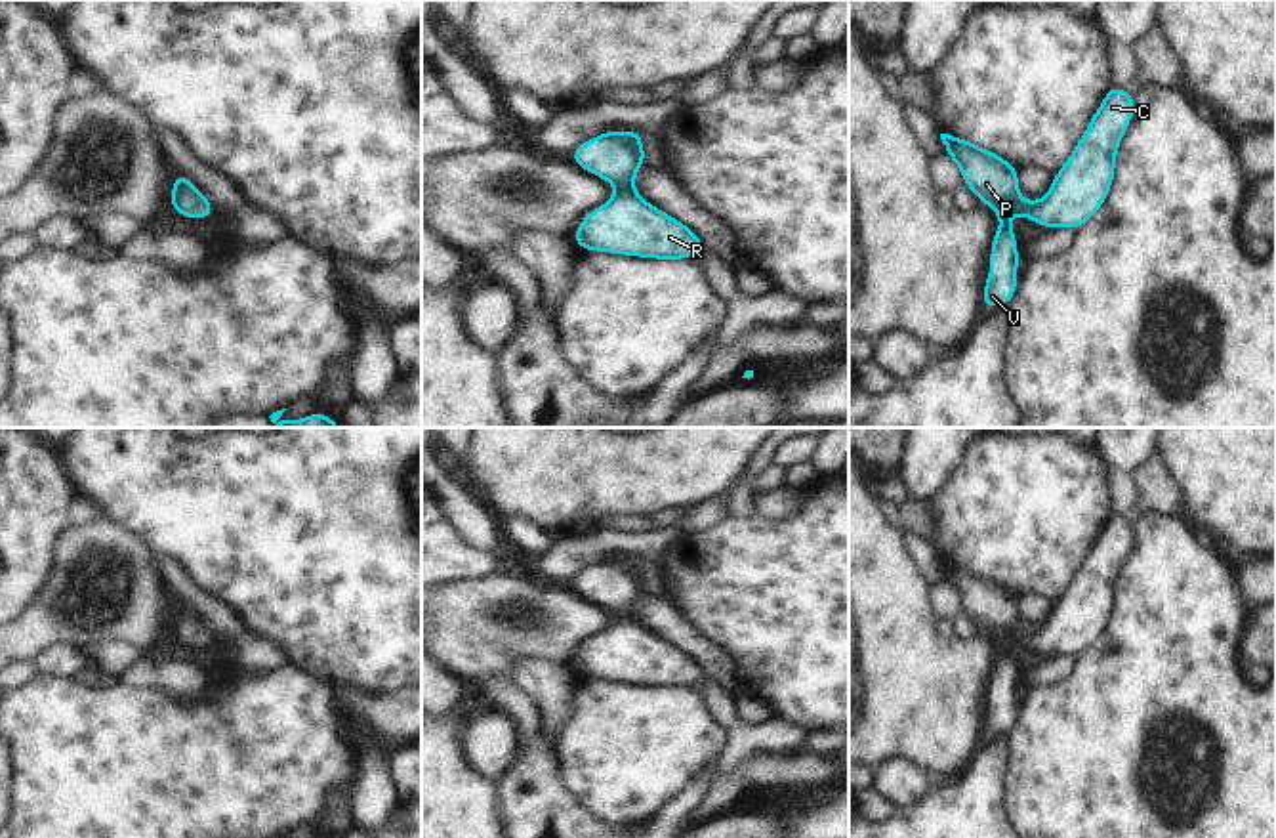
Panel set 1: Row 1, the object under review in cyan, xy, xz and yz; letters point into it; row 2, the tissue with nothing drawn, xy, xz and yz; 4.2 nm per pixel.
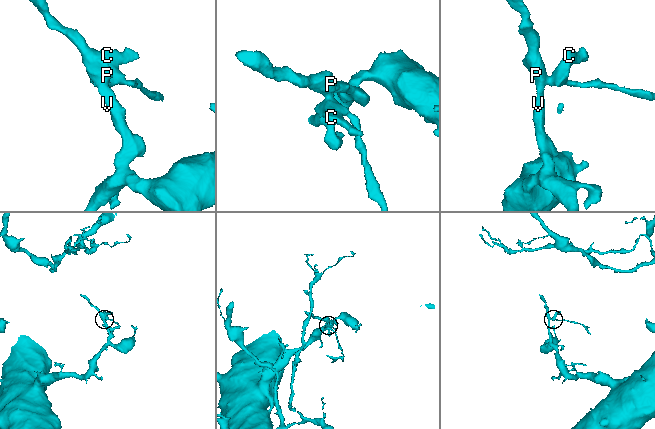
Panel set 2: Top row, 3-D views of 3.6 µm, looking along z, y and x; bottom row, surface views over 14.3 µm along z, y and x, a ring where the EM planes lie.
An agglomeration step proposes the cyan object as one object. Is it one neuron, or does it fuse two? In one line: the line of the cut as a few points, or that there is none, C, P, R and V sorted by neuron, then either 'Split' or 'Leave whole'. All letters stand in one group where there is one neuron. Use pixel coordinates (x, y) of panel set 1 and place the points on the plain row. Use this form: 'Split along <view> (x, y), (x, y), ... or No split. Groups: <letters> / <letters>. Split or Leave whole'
No split. Groups: C P R V. Leave whole

